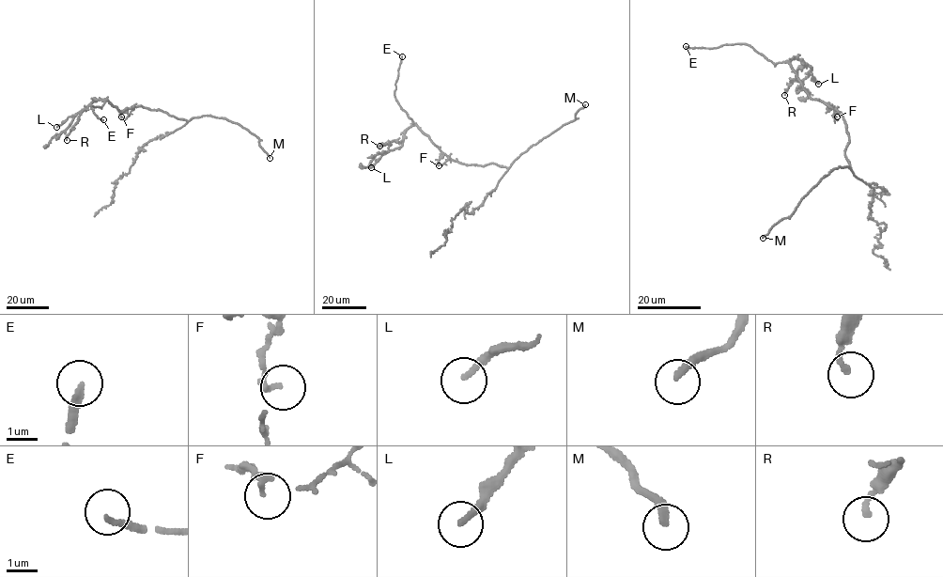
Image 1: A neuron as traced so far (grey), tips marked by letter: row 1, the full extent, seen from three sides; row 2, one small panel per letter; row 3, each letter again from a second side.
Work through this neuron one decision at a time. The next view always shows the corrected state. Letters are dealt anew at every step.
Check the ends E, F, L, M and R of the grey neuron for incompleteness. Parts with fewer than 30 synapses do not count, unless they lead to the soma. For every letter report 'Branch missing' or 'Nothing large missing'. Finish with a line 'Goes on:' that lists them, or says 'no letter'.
E: Branch missing
F: Nothing large missing
L: Nothing large missing
M: Branch missing
R: Nothing large missing
Goes on: E, M

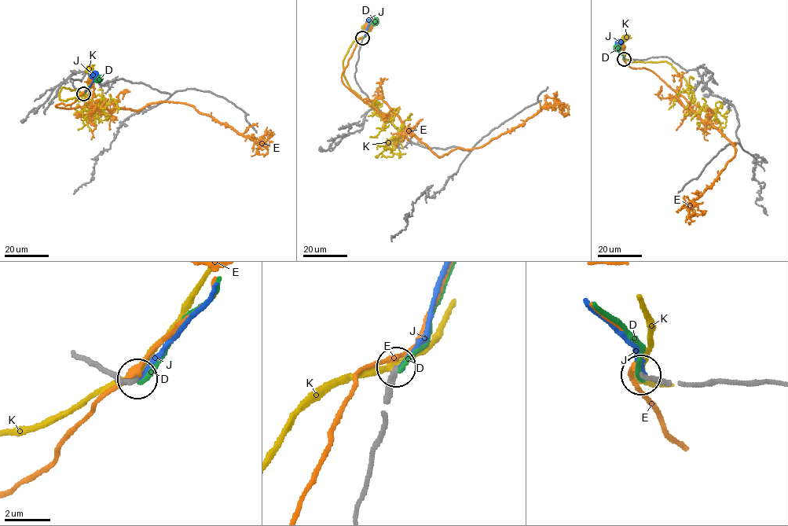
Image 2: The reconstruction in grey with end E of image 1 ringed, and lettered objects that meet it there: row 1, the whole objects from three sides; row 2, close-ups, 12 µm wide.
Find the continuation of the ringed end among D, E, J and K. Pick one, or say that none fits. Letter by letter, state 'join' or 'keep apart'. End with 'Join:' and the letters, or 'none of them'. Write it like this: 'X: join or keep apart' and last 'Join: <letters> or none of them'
D: keep apart
E: keep apart
J: keep apart
K: keep apart
Join: none of them

